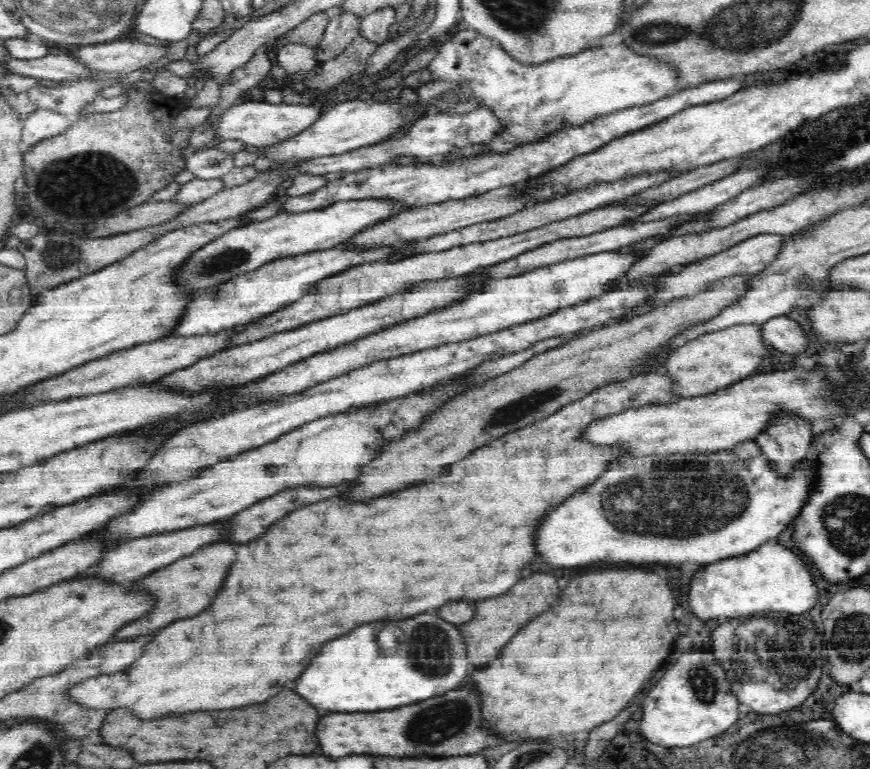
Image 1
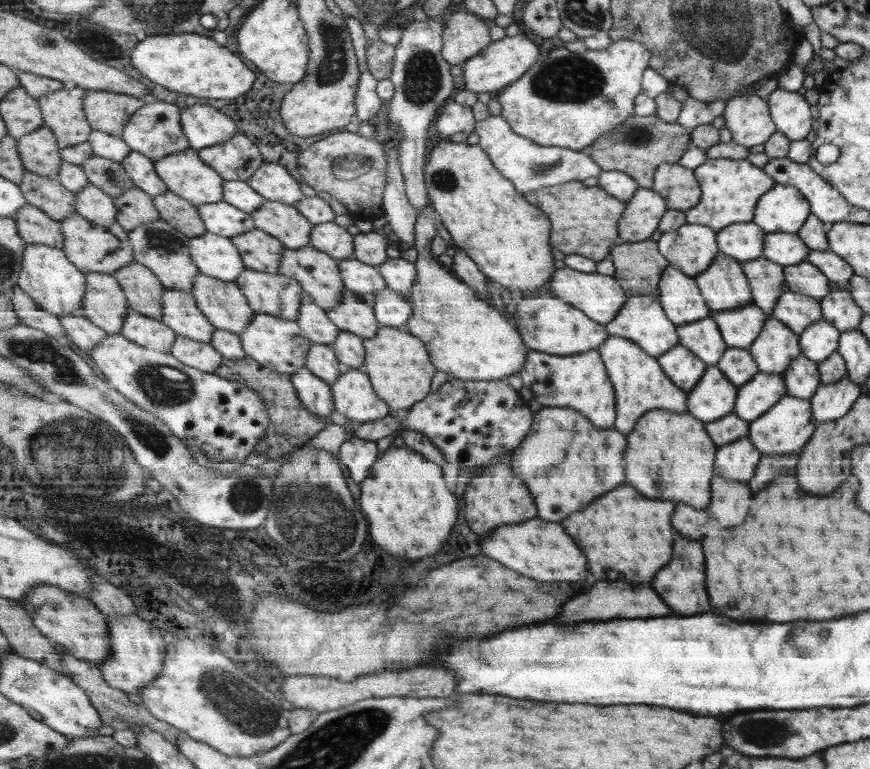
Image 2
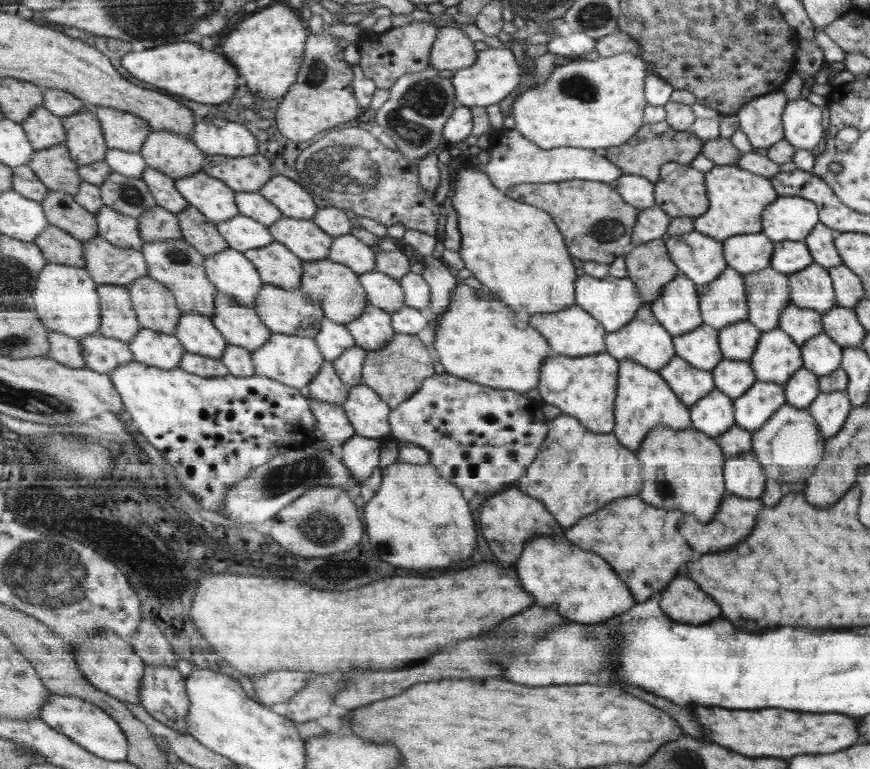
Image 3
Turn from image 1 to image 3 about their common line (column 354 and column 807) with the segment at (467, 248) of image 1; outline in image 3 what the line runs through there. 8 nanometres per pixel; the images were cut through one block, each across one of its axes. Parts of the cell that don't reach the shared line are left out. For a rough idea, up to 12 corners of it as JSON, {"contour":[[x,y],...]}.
{"contour":[[828,269],[790,274],[792,304],[824,314],[835,307]]}

